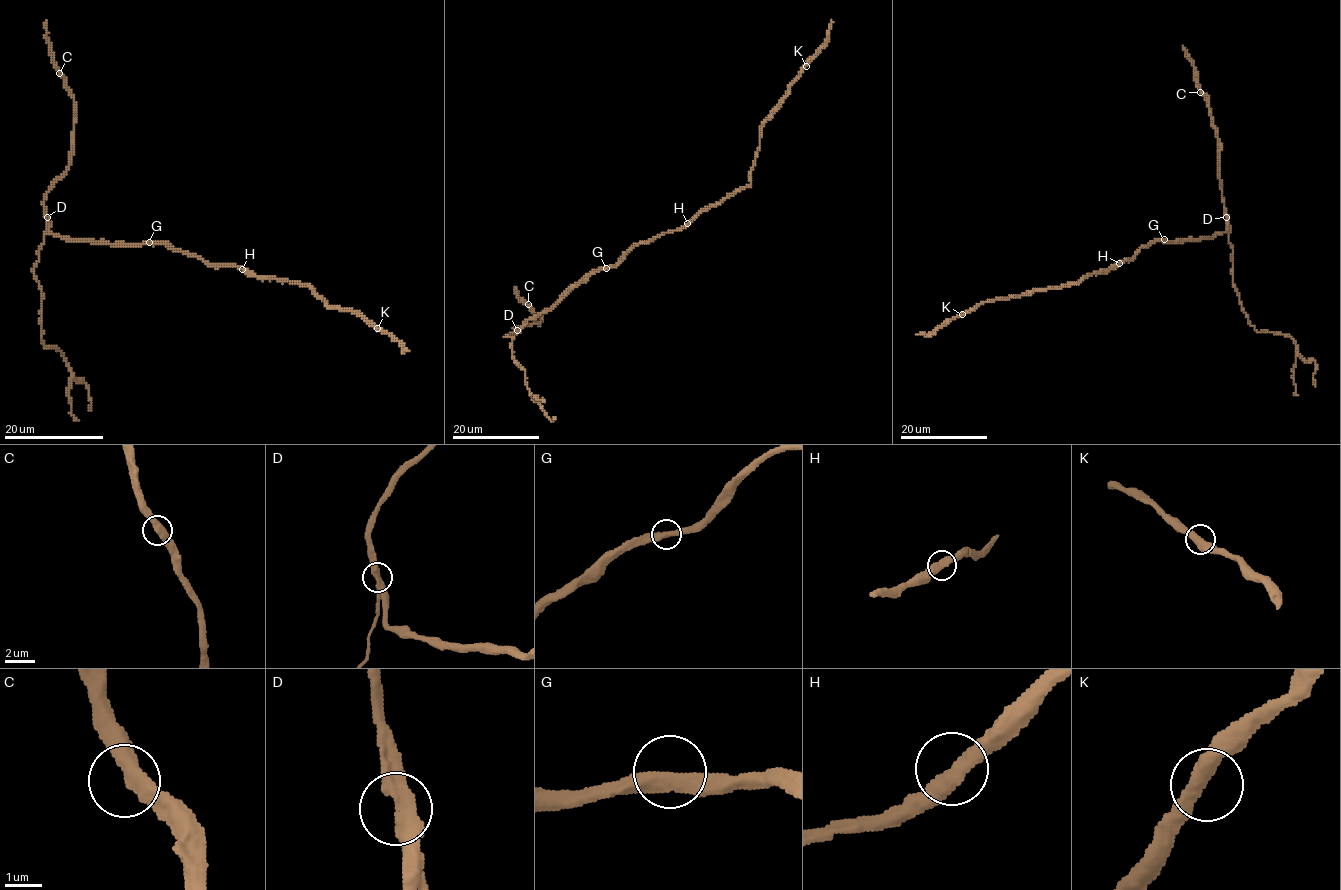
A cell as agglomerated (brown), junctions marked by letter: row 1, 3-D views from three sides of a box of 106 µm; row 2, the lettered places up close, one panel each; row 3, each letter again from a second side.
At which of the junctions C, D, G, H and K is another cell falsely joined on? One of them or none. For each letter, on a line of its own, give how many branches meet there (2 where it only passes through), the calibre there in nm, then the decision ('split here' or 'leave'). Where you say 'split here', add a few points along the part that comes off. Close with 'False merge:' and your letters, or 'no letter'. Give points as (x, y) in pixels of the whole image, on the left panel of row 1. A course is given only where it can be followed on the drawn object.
C: 2 branches meet; 440 nm thick; leave
D: 2 branches meet; 440 nm thick; leave
G: 2 branches meet; 440 nm thick; leave
H: 2 branches meet; 420 nm thick; leave
K: 2 branches meet; 440 nm thick; leave
False merge: no letter

